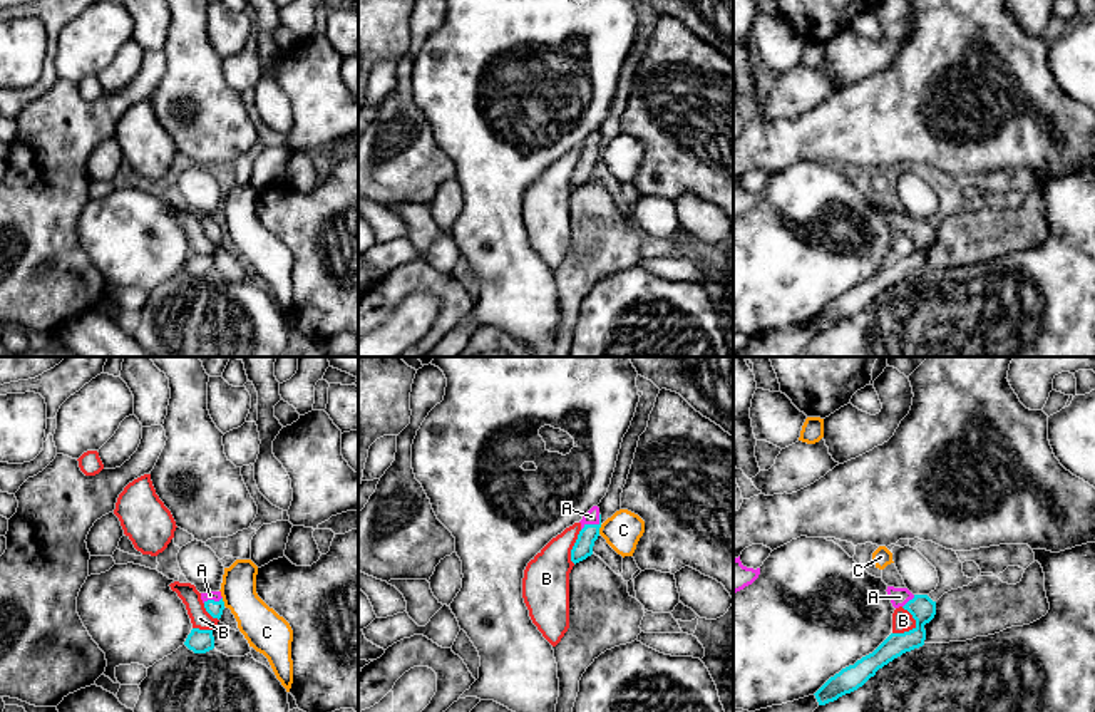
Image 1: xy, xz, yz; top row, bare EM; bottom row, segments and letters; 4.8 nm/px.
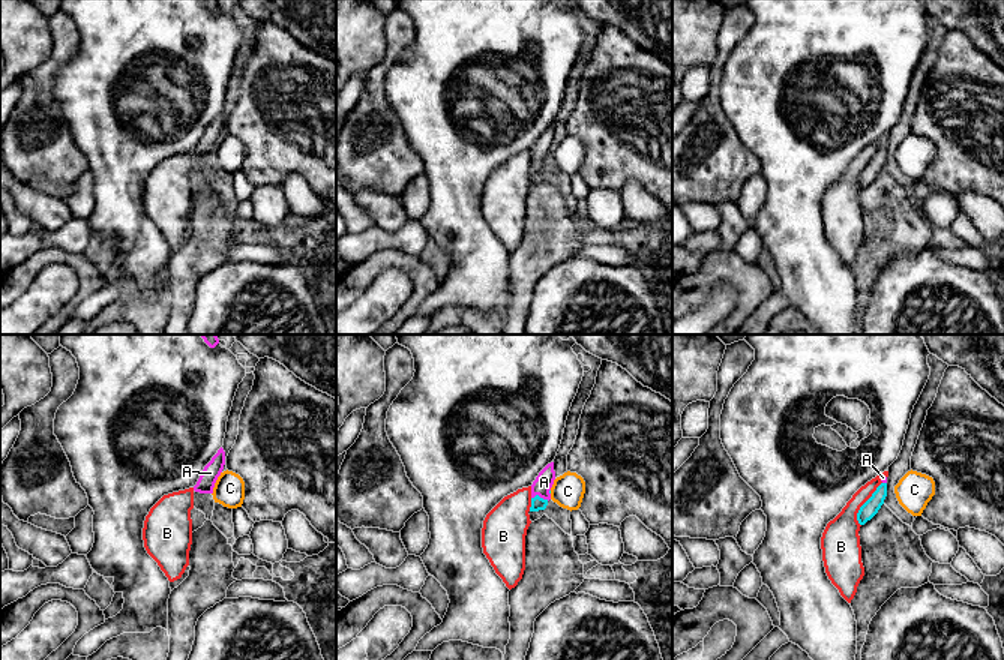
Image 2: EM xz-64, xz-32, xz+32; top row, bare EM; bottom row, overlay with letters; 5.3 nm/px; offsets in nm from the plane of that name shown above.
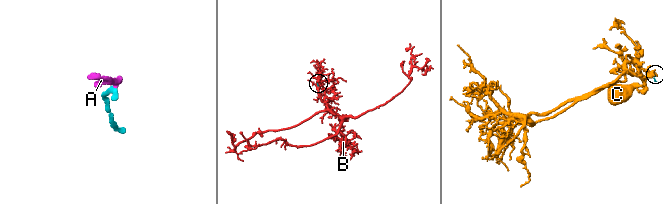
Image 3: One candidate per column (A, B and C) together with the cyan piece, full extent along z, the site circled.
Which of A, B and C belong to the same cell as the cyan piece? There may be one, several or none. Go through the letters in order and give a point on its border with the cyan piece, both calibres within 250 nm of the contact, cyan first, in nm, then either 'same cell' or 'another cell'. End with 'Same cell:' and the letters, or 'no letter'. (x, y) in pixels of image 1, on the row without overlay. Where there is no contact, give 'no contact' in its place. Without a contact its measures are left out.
A: meets cyan in xz at (593, 149); 90 nm thick on the cyan side, 70 nm on the other; same cell
B: meets cyan in yz at (913, 253); 120 nm thick on the cyan side, 100 nm on the other; another cell
C: meets cyan in xz at (598, 154); 90 nm thick on the cyan side, 180 nm on the other; another cell
Same cell: A

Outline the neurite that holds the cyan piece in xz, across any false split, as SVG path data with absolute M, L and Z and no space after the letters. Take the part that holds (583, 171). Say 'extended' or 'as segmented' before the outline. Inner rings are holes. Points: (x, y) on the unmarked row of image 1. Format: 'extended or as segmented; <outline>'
extended; M593 131L579 146L581 156L571 174L571 186L576 189L593 179L594 166L599 161L601 139L599 132Z

